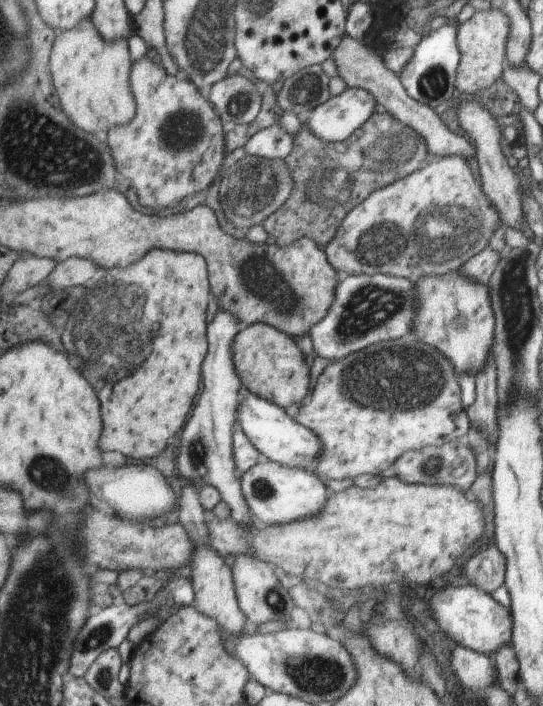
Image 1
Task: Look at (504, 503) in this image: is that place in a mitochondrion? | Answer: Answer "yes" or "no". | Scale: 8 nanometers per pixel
no

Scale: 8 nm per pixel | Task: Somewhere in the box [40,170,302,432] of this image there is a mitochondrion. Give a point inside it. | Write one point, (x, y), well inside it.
(94, 316)

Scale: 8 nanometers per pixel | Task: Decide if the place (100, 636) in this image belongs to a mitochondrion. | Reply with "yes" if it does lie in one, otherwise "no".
yes

